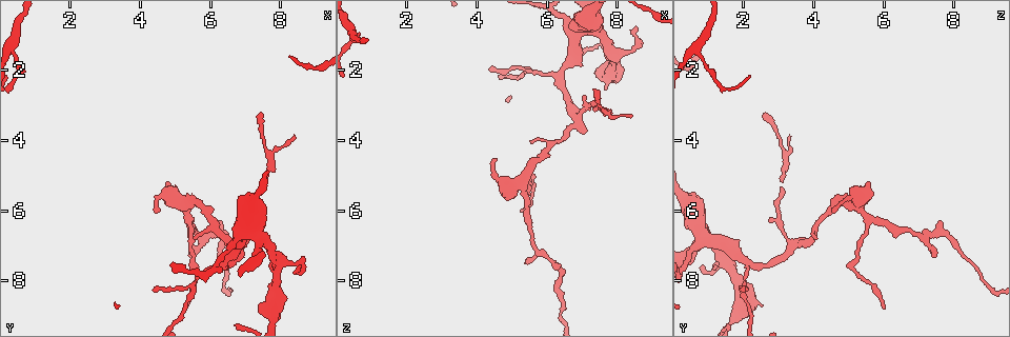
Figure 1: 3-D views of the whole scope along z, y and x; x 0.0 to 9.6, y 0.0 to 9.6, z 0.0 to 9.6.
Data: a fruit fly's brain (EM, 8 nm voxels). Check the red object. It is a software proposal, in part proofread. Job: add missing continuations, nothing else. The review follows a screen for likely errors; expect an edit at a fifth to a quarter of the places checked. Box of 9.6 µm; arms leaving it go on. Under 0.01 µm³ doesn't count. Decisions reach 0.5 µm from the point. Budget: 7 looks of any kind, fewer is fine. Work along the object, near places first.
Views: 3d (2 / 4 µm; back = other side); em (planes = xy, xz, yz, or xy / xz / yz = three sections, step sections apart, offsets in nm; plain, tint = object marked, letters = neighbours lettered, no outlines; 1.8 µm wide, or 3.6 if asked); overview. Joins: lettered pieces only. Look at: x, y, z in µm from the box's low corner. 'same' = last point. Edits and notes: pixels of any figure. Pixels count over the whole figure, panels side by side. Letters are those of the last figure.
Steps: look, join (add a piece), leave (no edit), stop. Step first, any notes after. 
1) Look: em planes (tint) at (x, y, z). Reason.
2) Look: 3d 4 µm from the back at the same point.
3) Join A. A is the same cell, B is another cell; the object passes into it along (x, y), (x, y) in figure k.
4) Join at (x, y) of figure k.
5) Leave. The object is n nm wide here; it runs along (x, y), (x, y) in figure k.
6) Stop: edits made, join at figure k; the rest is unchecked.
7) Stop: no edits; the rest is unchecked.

Look: em planes (letters) at (7.35, 3.35, 2.55). Branch stops here.

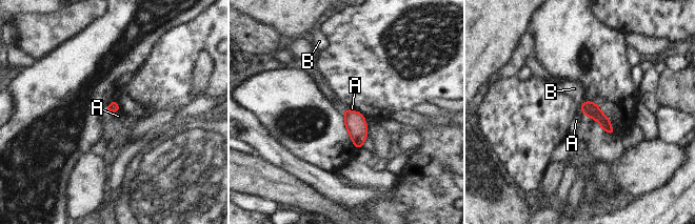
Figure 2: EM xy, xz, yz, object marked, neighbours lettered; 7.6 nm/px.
Leave. A and B are other cells; a border runs along (120, 110), (107, 113) in figure 2; none of them fits.

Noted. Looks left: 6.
Look: 3d 2 µm from the back at (5.35, 7.30, 7.40). Free end.

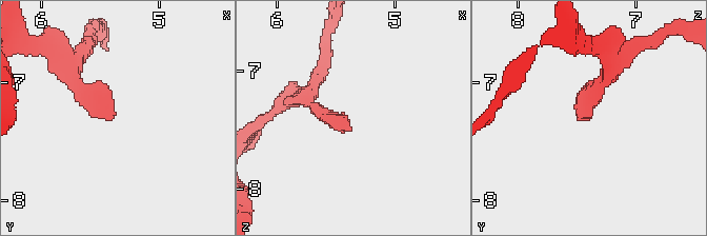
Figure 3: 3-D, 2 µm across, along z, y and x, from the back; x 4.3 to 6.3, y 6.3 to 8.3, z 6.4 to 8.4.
Look: em 3.6 µm planes (tint) at (5.40, 7.30, 7.46). Now the EM.

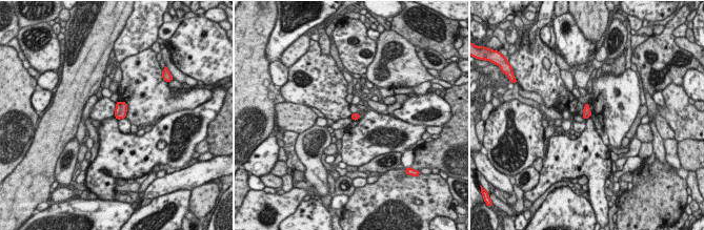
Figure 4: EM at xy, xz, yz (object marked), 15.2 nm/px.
Look: em 3.6 µm planes (letters) at the same point.

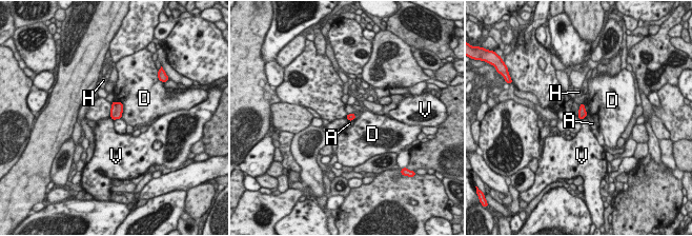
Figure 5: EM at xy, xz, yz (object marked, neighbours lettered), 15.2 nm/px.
Leave. A, D, H and V are other cells; a border runs along (109, 116), (113, 120) in figure 5; no lettered piece goes on from it.

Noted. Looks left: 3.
Look: em xz step 8 (letters) at (5.20, 8.85, 6.00). End of a long branch.

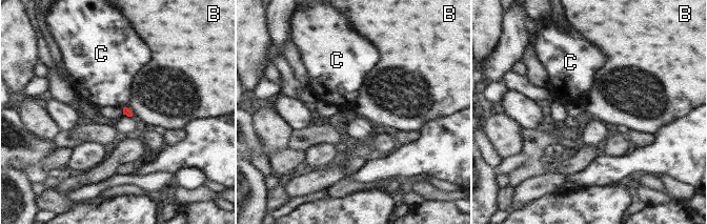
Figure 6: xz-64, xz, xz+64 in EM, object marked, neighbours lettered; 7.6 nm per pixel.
Look: em planes (letters) at the same point. Another direction.

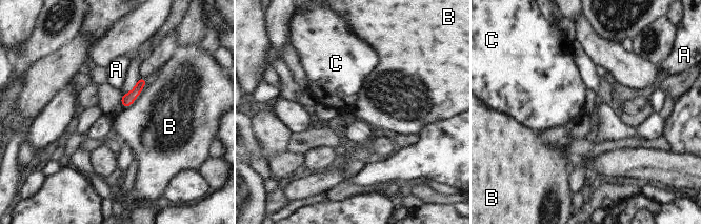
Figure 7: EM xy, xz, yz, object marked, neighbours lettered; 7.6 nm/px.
Leave. A, B and C are other cells; a border runs along (147, 80), (137, 98), (123, 107) in figure 7; no lettered piece goes on from it.

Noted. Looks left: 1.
Stop: no edits; the rest is unchecked.

